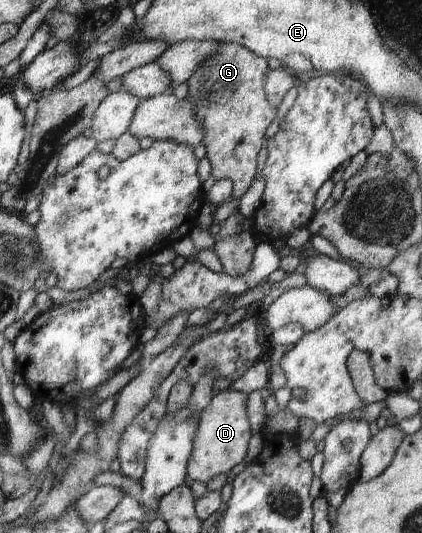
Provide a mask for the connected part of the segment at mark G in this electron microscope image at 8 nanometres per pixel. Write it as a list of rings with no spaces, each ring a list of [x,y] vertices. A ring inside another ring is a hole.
[[[227,41],[220,43],[220,50],[206,58],[186,80],[187,97],[194,105],[196,120],[204,128],[202,144],[212,164],[210,175],[216,180],[230,180],[233,198],[242,198],[250,188],[265,150],[266,128],[276,117],[277,108],[270,106],[264,90],[268,71],[265,58]]]

